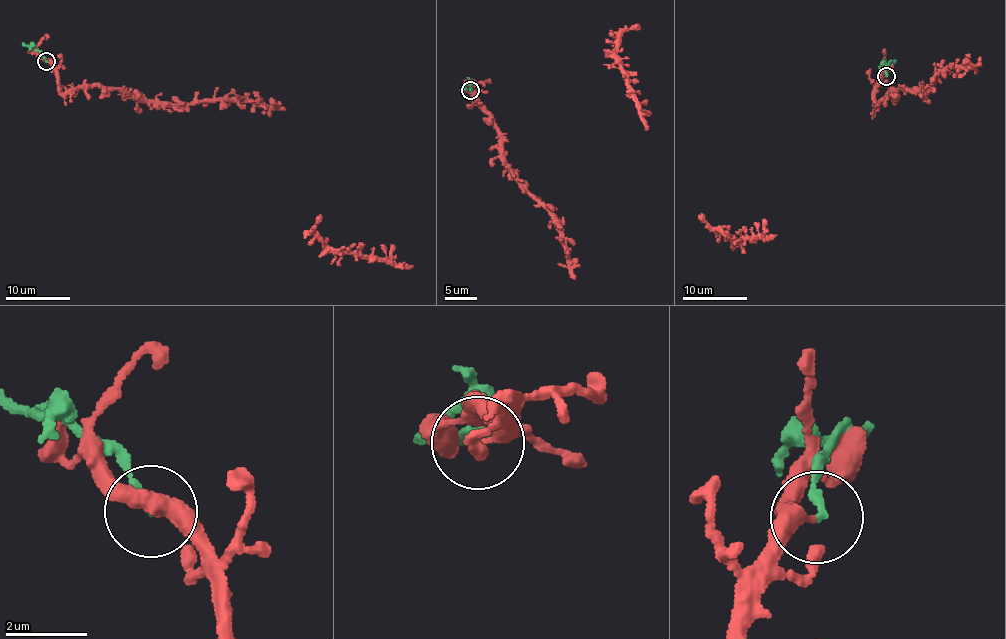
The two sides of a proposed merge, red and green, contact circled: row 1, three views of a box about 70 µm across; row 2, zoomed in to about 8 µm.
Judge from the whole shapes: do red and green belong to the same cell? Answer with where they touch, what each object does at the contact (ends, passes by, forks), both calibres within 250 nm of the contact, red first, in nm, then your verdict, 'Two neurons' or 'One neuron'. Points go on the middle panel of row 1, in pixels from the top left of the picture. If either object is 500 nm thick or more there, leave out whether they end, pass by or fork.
Place: (470, 90). At the ring red passes by. At the ring green ends. Thickness 260 nm (red) against 200 nm. Two neurons

